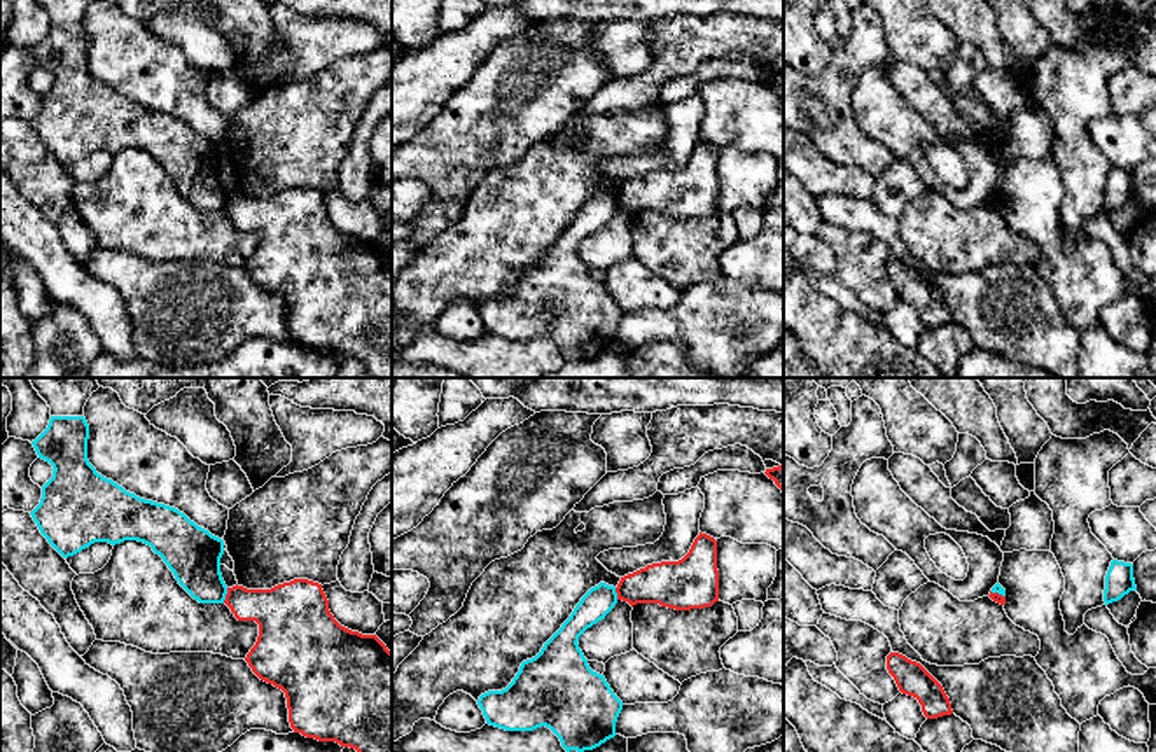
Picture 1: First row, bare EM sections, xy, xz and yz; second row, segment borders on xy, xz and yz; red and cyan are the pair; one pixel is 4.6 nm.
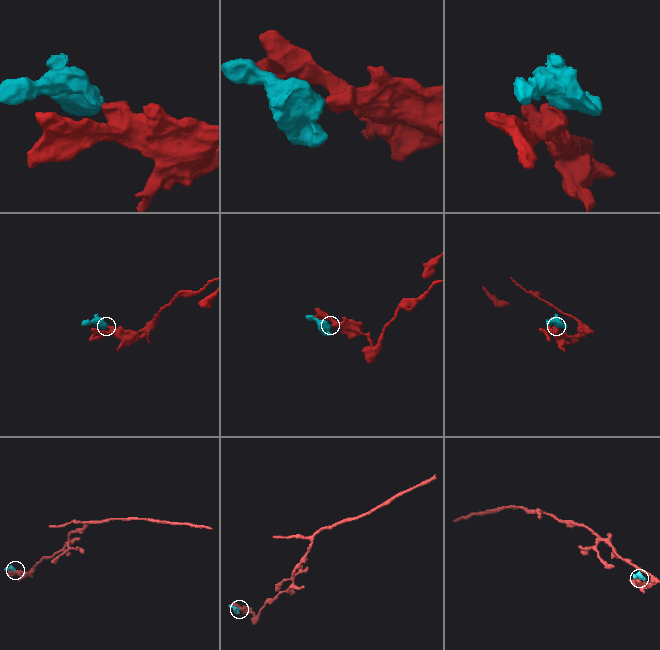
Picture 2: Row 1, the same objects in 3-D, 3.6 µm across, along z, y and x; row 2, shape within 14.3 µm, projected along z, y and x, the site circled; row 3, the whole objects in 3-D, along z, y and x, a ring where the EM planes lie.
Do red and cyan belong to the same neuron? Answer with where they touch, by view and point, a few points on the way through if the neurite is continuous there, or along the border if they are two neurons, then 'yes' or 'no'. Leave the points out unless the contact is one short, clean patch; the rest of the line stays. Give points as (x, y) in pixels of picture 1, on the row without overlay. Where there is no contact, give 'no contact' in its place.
meets red in xy at (226, 203); border along xy (228, 196), (222, 210); no

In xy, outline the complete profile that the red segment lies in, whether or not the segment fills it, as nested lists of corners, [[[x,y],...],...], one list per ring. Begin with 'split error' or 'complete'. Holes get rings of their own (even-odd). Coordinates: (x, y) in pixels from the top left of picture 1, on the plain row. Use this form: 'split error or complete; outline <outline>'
complete; outline [[[294,187],[271,198],[247,198],[236,192],[227,196],[224,212],[238,229],[255,229],[259,233],[257,250],[247,262],[245,269],[261,289],[273,292],[285,301],[289,331],[294,341],[301,341],[303,345],[315,346],[318,350],[336,350],[341,355],[355,357],[374,378],[392,378],[392,261],[376,243],[362,243],[341,234],[329,219],[329,208],[322,192],[308,187]]]

